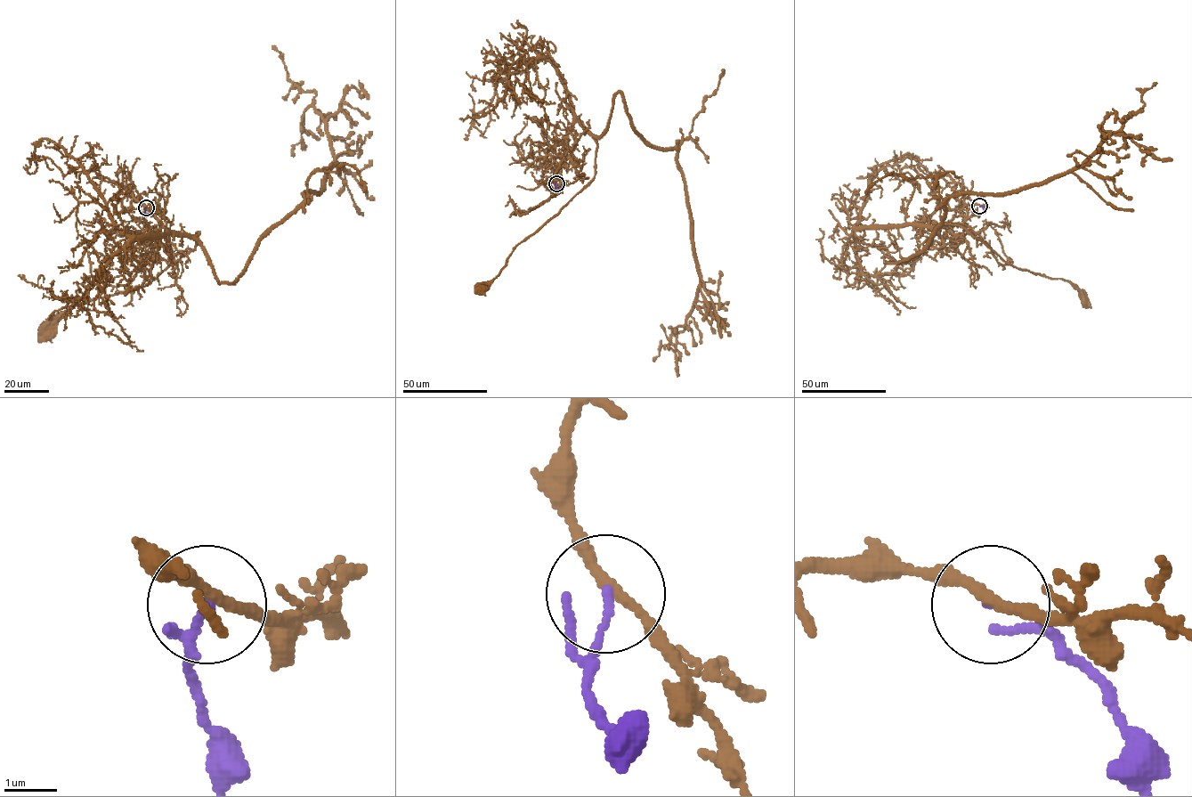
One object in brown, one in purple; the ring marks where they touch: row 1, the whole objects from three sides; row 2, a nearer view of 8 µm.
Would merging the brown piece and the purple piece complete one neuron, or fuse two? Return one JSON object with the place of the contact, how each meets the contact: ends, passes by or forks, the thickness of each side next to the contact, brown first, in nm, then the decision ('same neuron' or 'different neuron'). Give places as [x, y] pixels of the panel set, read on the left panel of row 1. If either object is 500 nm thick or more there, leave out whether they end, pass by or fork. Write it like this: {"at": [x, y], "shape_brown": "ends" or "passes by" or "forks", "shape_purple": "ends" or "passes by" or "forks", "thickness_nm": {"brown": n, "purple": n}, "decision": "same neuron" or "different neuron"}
{"at": [146, 207], "shape_brown": "passes by", "shape_purple": "ends", "thickness_nm": {"brown": 200, "purple": 130}, "decision": "different neuron"}

